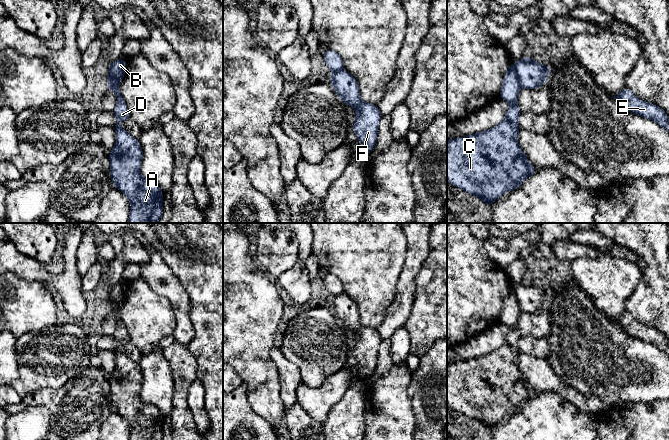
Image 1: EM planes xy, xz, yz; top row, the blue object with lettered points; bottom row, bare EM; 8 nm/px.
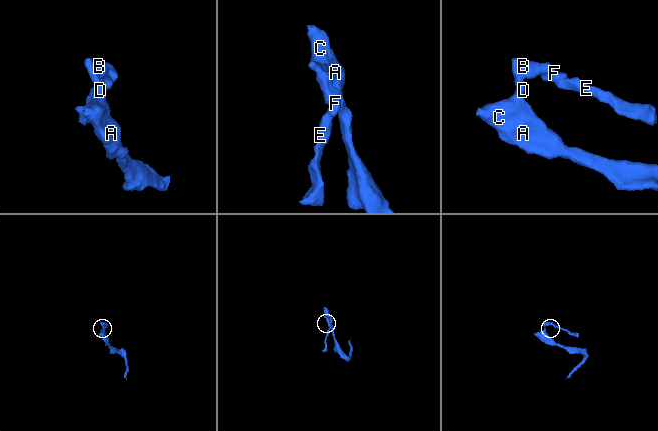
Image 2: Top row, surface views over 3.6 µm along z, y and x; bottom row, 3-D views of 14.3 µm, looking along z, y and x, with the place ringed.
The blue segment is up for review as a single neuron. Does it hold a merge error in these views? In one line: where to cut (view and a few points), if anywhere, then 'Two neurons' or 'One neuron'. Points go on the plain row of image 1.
Split along yz (514, 289), (517, 304), (521, 311). Two neurons

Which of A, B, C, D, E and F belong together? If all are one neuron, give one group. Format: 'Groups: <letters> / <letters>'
Groups: A C D / B E F

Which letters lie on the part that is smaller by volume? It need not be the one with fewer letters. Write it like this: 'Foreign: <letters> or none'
Foreign: B, E, F

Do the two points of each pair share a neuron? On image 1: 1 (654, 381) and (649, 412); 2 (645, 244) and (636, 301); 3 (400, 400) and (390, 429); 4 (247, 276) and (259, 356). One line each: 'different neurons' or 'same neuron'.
1: different neurons
2: same neuron
3: same neuron
4: same neuron

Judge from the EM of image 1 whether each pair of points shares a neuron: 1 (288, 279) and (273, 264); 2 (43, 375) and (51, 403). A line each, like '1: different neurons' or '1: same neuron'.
1: different neurons
2: different neurons

